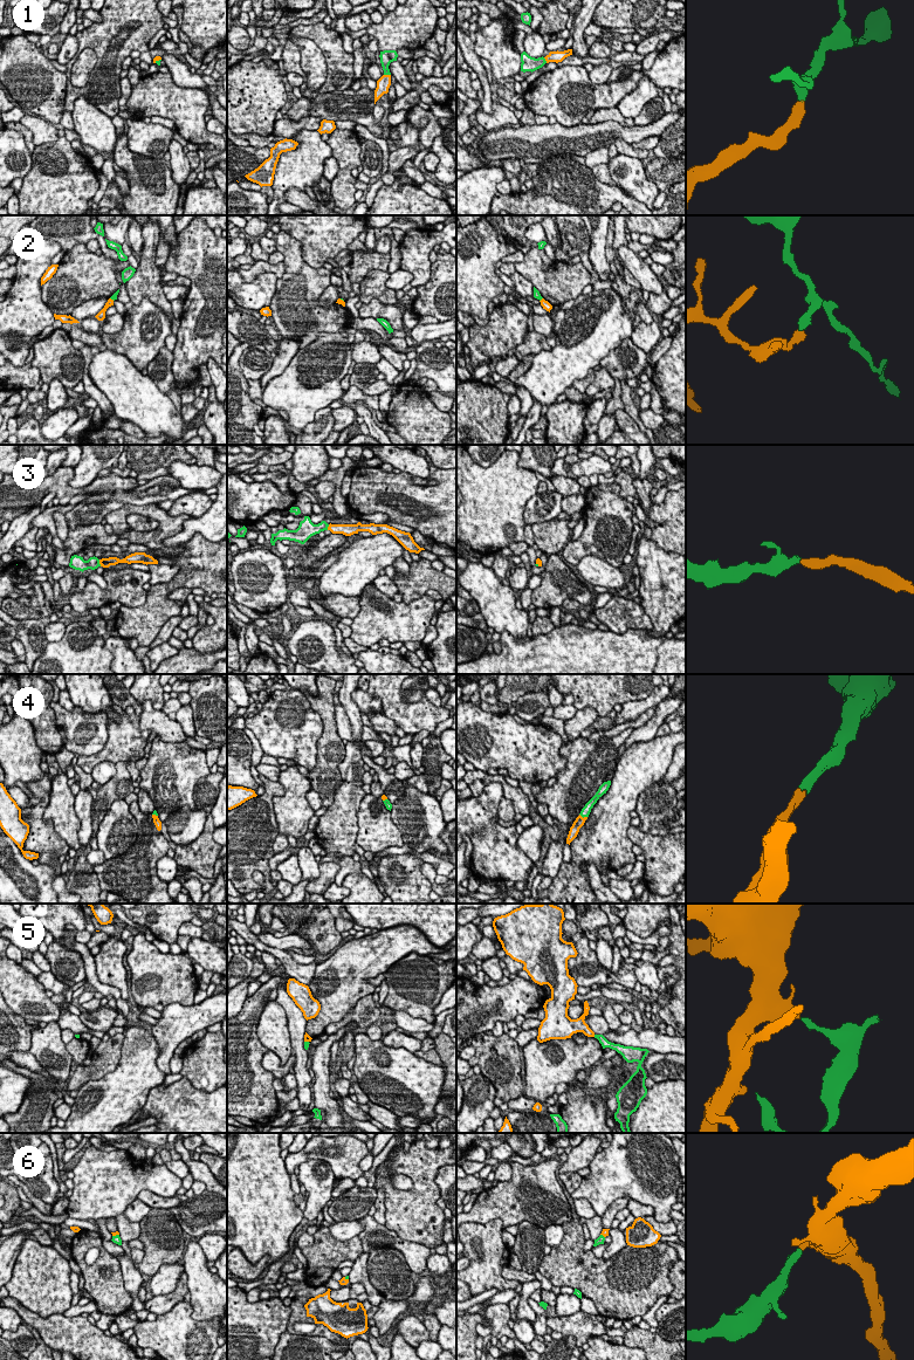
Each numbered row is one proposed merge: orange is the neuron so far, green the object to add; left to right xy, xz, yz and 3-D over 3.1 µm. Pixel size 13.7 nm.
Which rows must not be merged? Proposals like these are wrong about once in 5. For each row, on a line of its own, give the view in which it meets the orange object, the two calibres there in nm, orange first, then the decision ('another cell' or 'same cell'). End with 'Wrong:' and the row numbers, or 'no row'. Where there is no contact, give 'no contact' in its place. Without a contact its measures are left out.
1: meets orange in xz; 190 nm thick on the orange side, 180 nm on the other; same cell
2: meets orange in xy; 100 nm thick on the orange side, 70 nm on the other; another cell
3: meets orange in xy; 130 nm thick on the orange side, 170 nm on the other; same cell
4: meets orange in yz; 140 nm thick on the orange side, 130 nm on the other; same cell
5: meets orange in xz; 100 nm thick on the orange side, 60 nm on the other; another cell
6: meets orange in xy; 60 nm thick on the orange side, 100 nm on the other; same cell
Wrong: 2, 5

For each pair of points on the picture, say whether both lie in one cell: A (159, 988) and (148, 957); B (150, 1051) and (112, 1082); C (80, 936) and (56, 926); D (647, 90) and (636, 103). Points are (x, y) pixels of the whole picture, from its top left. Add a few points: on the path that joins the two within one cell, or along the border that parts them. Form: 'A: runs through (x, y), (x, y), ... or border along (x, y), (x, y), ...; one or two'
A: runs through (157, 981), (148, 964); one
B: runs through (141, 1060), (122, 1079); one
C: border along (66, 931), (70, 932), (75, 940); two
D: runs through (644, 94), (638, 100); one

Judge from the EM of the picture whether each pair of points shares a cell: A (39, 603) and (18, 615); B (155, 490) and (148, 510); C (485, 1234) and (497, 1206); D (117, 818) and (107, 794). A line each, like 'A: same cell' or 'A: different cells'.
A: same cell
B: different cells
C: different cells
D: different cells

